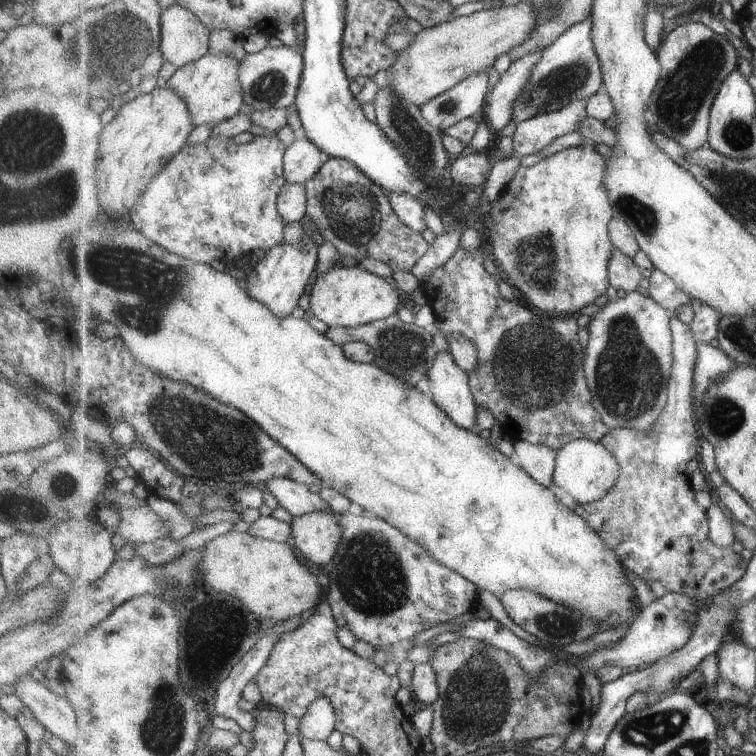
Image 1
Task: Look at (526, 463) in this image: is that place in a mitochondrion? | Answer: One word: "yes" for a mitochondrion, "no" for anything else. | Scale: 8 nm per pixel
no

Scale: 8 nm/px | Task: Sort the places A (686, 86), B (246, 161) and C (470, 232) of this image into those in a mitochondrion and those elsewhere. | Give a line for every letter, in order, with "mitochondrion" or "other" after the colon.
A: mitochondrion
B: other
C: other

